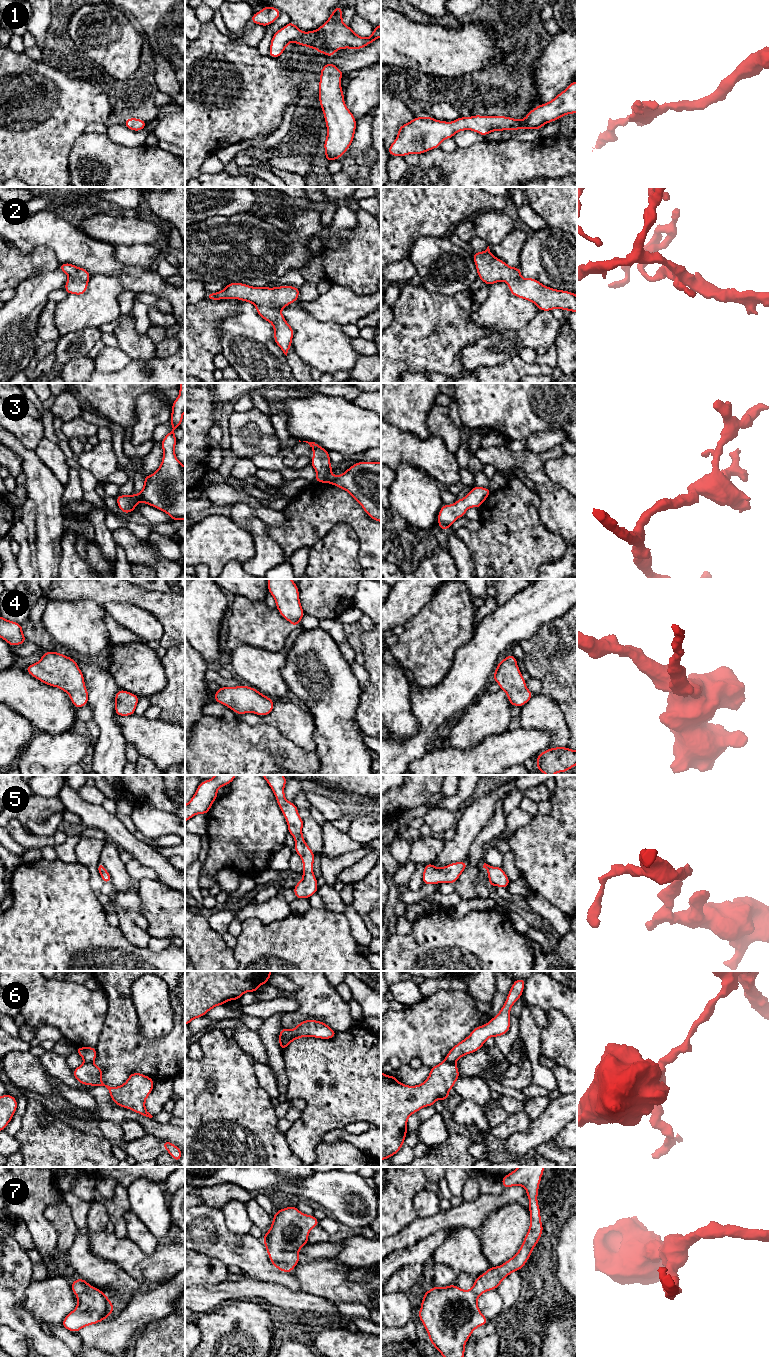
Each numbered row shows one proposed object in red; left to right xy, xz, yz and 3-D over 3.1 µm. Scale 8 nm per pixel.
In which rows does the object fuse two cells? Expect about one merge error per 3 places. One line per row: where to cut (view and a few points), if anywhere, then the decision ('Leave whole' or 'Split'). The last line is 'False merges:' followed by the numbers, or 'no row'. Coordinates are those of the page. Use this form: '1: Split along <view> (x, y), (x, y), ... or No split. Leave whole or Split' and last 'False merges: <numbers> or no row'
1: No split. Leave whole
2: No split. Leave whole
3: No split. Leave whole
4: No split. Leave whole
5: No split. Leave whole
6: Split along yz (445, 1059), (453, 1063). Split
7: No split. Leave whole
False merges: 6

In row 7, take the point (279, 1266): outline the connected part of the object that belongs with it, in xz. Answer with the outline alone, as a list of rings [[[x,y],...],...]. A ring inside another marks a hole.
[[[296,1206],[276,1211],[273,1216],[272,1225],[262,1239],[271,1264],[282,1272],[291,1273],[294,1267],[300,1262],[300,1248],[308,1244],[309,1232],[318,1225],[319,1220],[316,1217],[300,1212]]]

